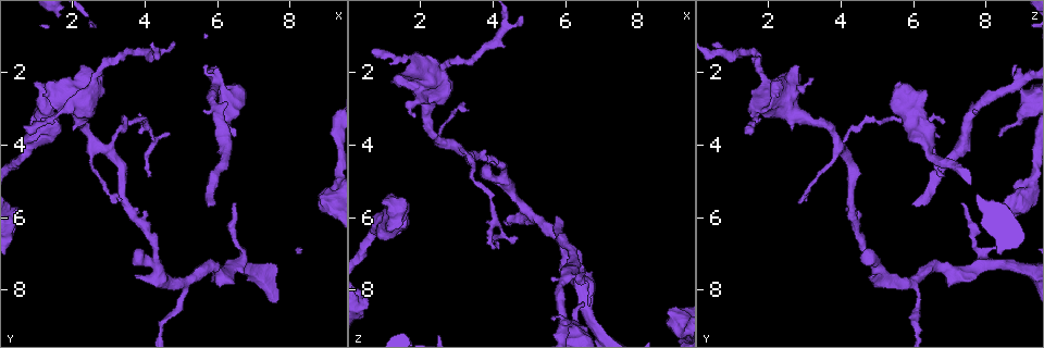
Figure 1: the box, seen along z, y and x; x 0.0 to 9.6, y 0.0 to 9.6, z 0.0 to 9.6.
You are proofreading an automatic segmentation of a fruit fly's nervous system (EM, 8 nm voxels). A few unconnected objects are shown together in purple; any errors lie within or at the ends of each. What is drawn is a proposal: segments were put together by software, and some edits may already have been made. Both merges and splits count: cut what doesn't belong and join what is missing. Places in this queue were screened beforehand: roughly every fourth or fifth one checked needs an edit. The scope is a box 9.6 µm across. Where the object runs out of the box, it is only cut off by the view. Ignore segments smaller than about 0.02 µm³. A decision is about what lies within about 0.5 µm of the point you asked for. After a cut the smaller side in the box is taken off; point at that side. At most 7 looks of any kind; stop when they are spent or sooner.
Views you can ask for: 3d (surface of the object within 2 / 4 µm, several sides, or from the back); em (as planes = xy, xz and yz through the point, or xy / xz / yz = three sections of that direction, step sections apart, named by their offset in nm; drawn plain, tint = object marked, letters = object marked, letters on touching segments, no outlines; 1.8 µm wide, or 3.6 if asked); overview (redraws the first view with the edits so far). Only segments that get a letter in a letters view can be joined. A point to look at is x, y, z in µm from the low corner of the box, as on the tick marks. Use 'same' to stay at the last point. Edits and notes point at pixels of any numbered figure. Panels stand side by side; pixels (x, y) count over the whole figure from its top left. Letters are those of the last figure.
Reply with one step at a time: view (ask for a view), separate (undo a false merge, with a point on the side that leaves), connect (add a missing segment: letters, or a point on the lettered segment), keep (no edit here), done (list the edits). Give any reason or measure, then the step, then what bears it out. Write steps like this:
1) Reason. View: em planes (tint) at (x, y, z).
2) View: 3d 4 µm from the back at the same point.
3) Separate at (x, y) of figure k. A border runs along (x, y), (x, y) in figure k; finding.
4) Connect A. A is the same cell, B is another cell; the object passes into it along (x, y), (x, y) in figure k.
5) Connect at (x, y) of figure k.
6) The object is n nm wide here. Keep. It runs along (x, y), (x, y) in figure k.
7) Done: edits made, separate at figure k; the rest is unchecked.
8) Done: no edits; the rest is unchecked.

An open end. View: em 3.6 µm xz step 4 (tint) at (1.10, 2.50, 6.25).

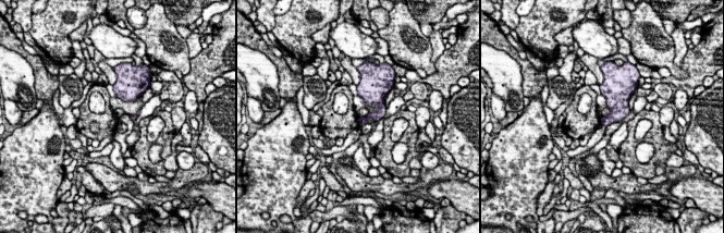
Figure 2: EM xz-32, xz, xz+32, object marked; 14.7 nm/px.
View: em 3.6 µm planes (letters) at the same point.

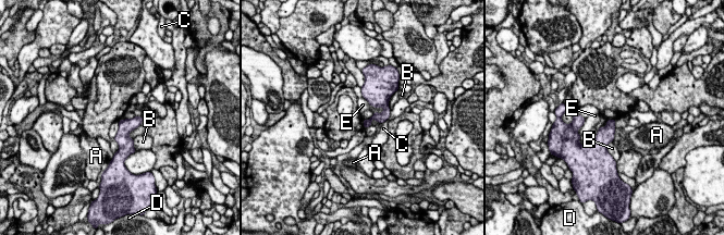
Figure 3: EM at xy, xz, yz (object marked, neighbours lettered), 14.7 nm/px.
The longest contact is with E, 380 nm. Keep. A, B, C, D and E are other cells; a border runs along (363, 97), (371, 106), (384, 109) in figure 3; none of them fits.

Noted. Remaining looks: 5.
Branch stops here. View: 3d 4 µm from the back at (6.40, 3.80, 8.45).

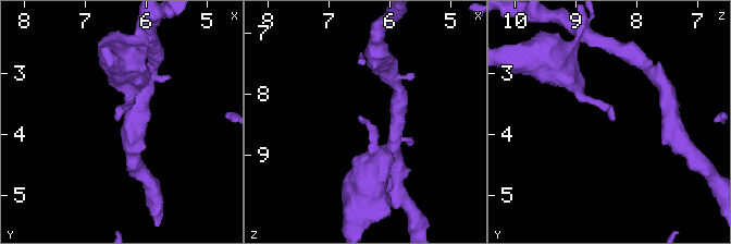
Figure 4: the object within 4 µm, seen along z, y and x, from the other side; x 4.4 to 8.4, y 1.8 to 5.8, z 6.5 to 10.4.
Now the EM. View: em 3.6 µm planes (letters) at (6.45, 3.80, 8.35).

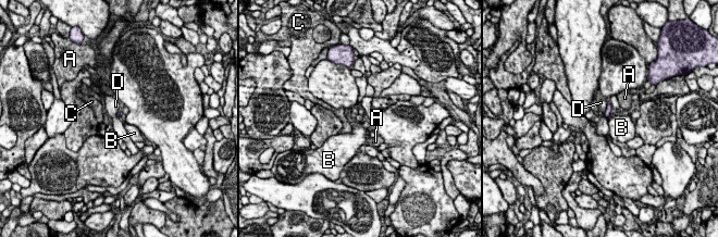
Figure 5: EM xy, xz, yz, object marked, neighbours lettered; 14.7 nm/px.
Keep. A, B, C and D are other cells; no lettered segment goes on from it.

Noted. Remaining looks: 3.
Tapers out. View: em 3.6 µm planes (tint) at (5.65, 1.80, 8.90).

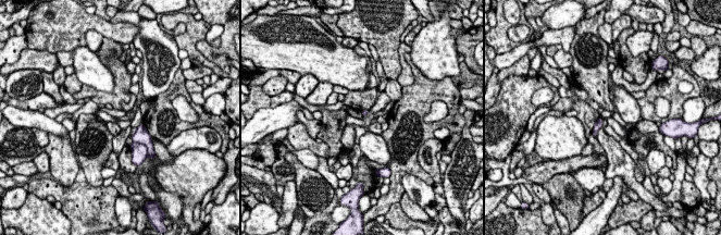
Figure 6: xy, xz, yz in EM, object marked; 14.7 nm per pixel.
View: em 3.6 µm planes (letters) at the same point.

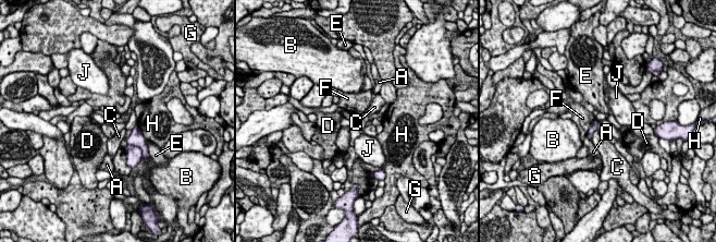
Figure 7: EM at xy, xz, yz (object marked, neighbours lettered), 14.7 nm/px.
Separate at (134, 154) of figure 7. A, B, C, D, E, F, G, H and J are other cells; a border runs along (127, 143), (134, 144), (139, 148) in figure 7; two neurons meet here.

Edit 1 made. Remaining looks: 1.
Done: edits made, separate at figure 7; the rest is unchecked.

